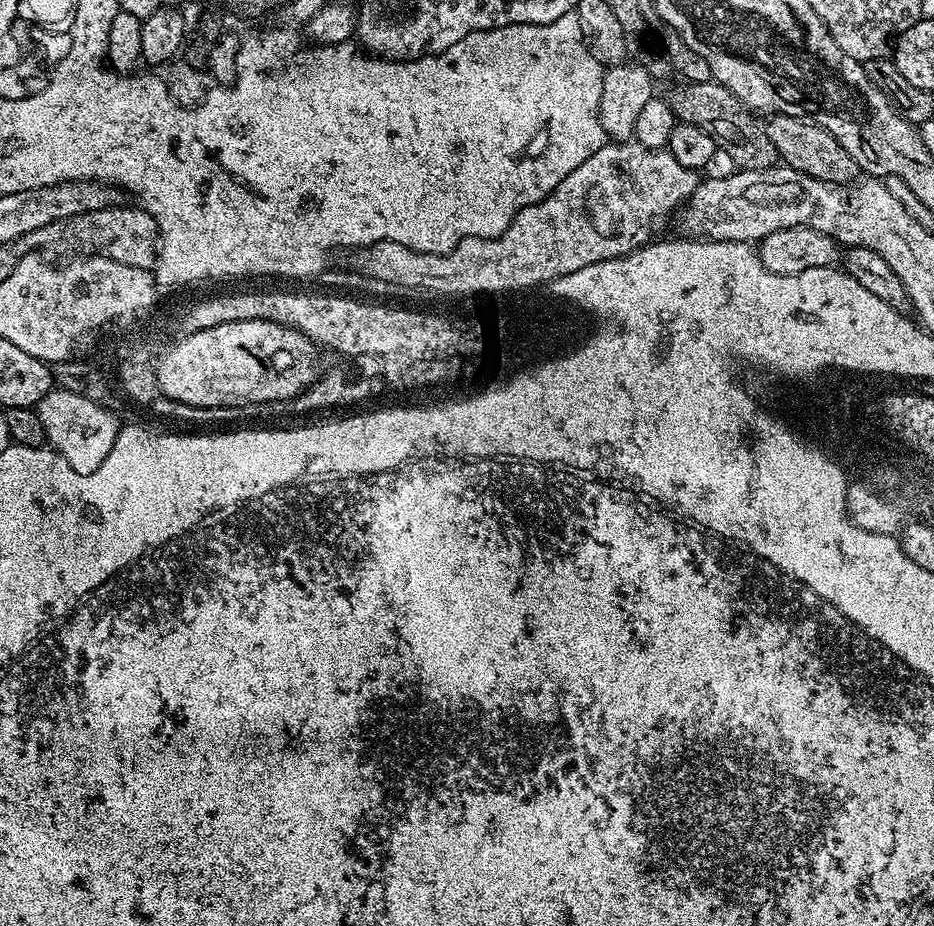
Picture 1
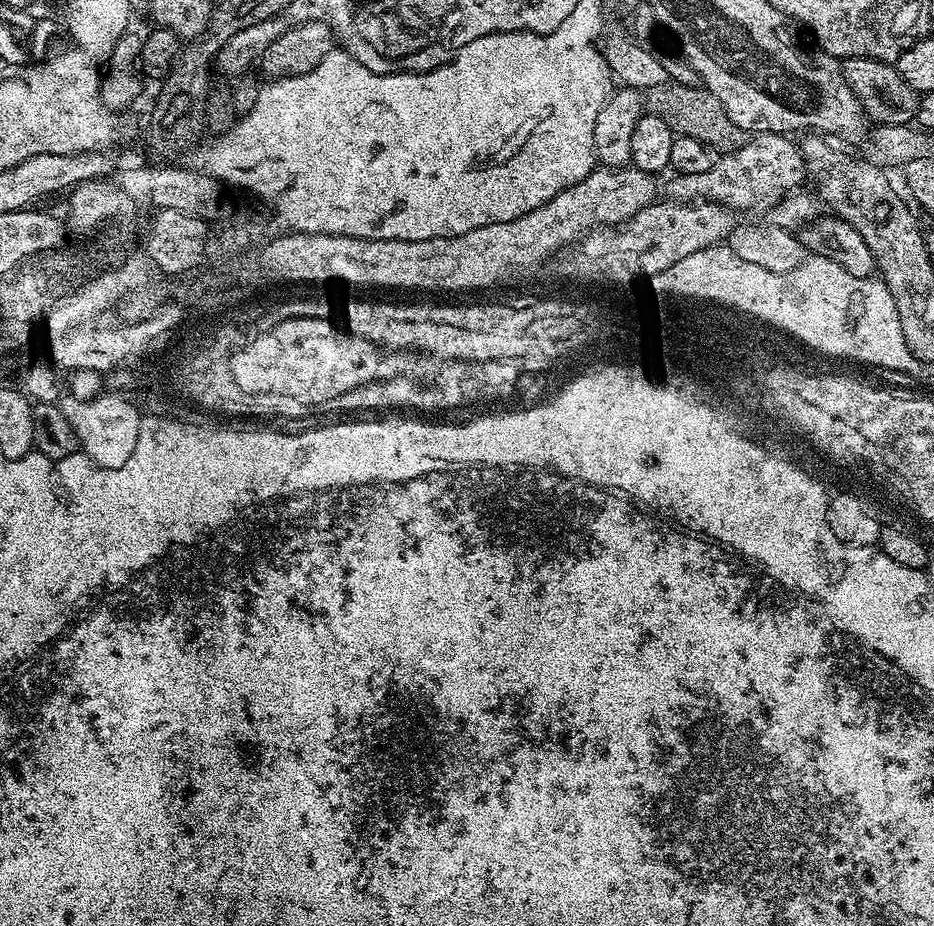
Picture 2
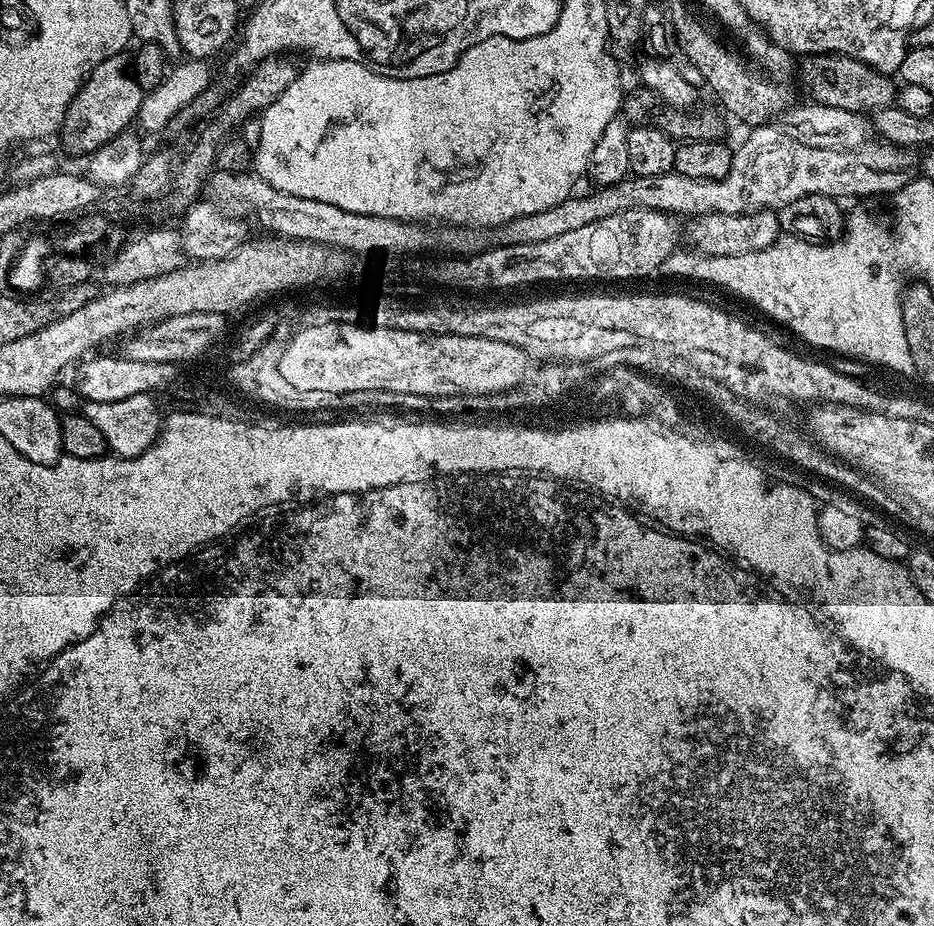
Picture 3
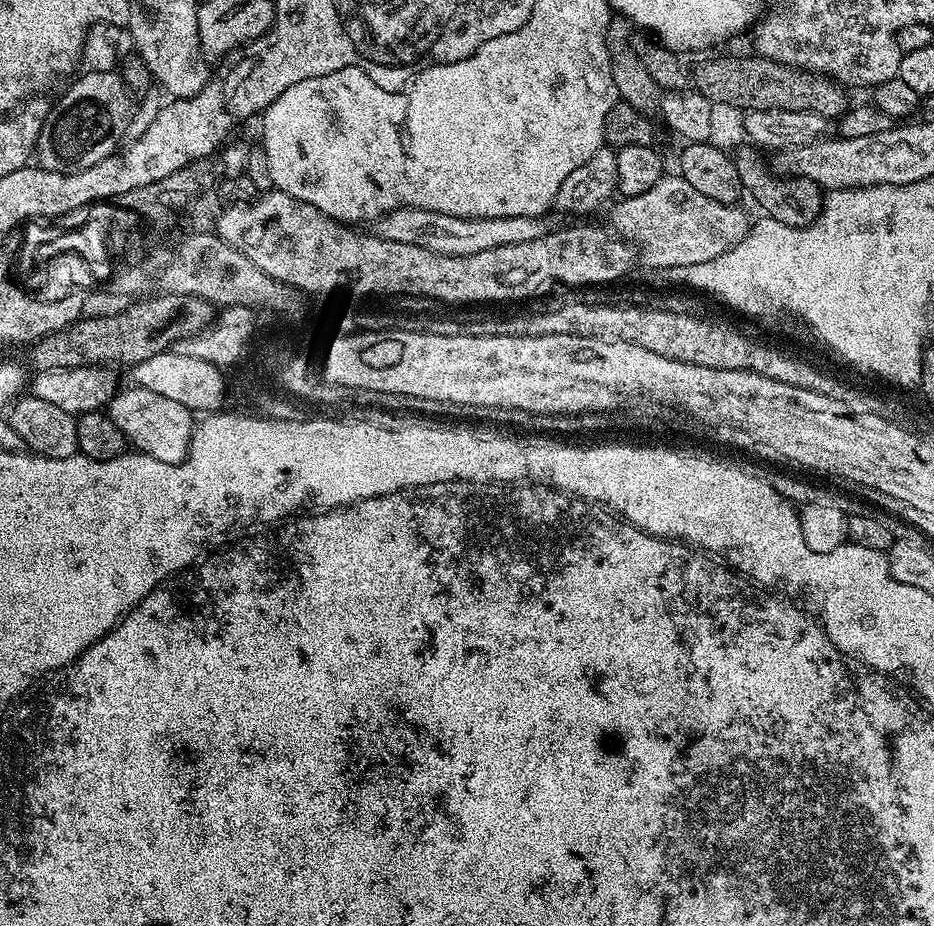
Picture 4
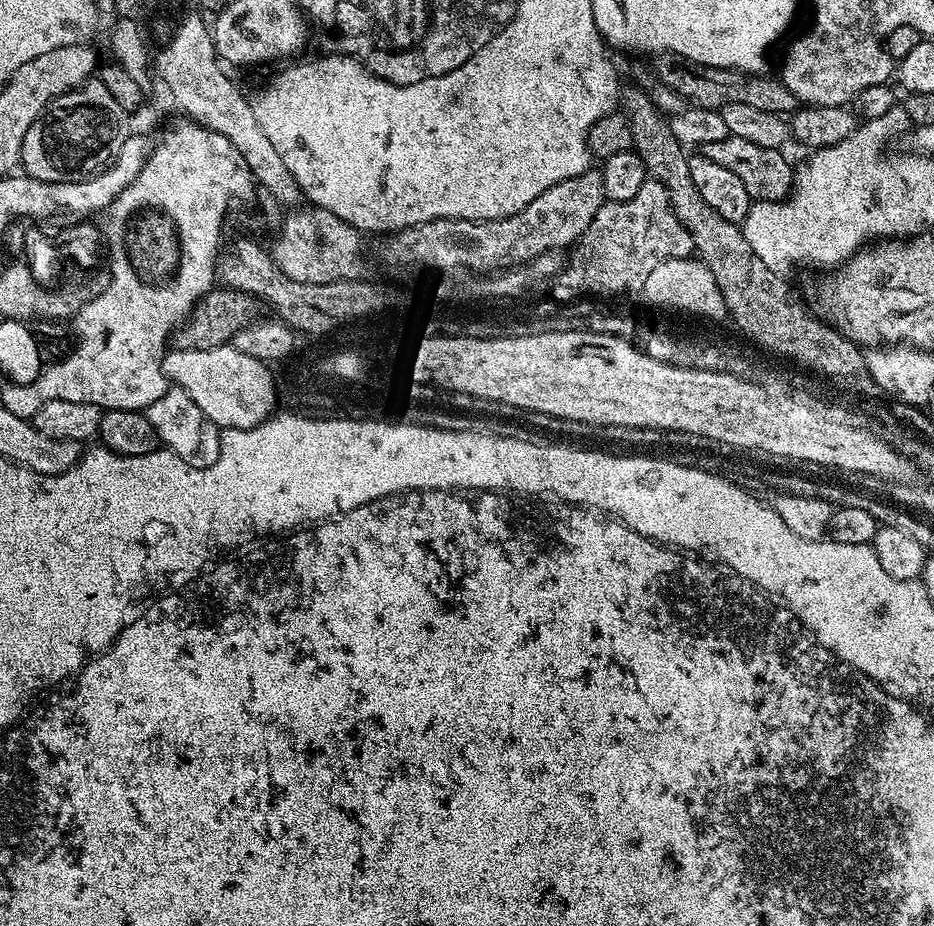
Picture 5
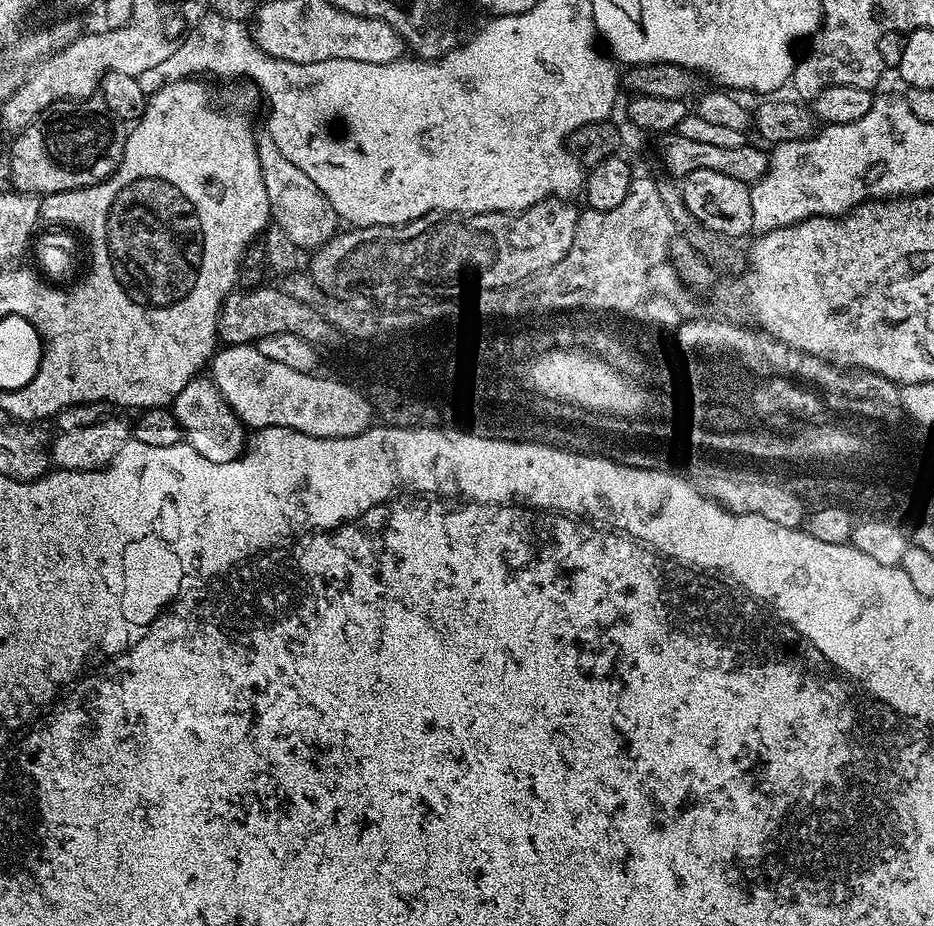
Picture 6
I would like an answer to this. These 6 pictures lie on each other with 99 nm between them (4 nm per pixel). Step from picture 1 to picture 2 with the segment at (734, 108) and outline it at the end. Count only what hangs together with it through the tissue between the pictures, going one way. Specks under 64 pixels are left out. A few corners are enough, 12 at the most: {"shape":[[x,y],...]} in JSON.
{"shape":[[675,82],[643,89],[647,115],[717,153],[744,145],[722,102]]}

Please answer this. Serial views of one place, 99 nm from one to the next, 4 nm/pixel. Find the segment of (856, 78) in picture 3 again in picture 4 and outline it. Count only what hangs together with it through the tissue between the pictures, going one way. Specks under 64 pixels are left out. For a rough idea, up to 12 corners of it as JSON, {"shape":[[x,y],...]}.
{"shape":[[755,54],[690,72],[713,105],[839,118],[845,85]]}

